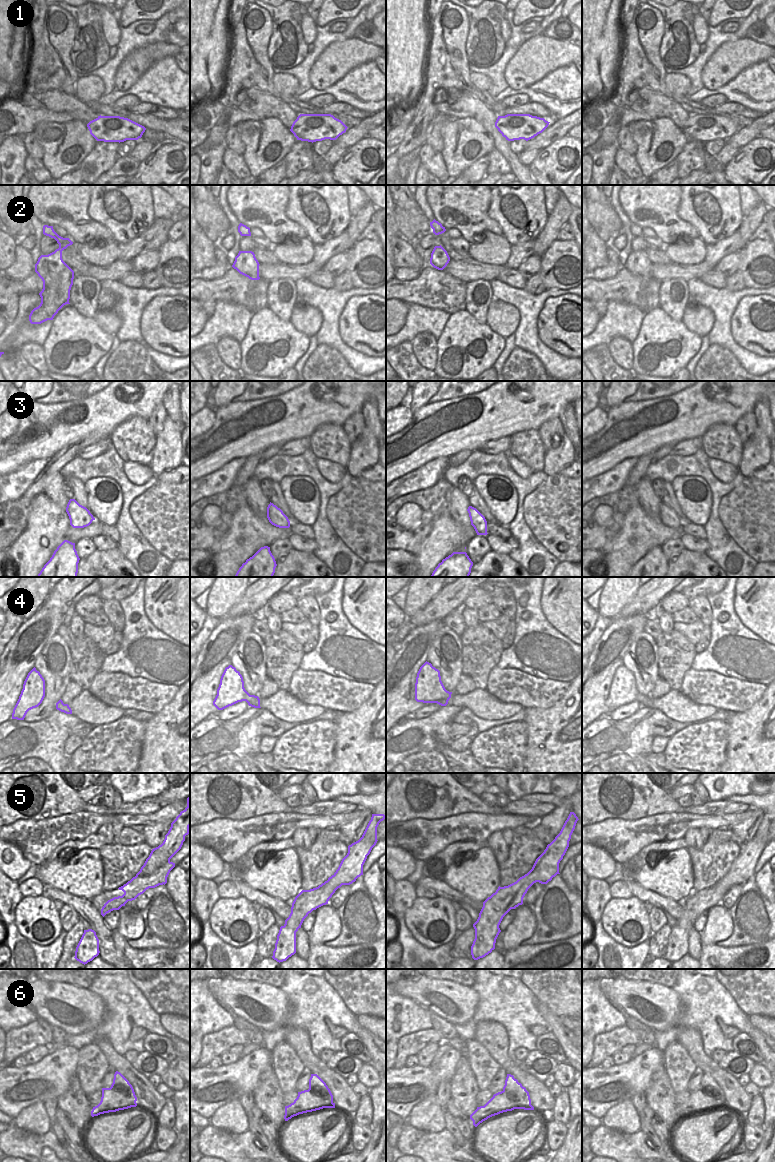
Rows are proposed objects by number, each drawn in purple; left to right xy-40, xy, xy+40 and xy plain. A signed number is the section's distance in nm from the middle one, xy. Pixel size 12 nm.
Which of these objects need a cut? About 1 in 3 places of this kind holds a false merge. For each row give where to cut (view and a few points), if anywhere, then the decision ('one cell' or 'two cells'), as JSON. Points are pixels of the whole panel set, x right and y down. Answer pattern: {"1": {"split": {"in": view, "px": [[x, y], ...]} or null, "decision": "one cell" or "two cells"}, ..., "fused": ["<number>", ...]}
{"1": {"split": null, "decision": "one cell"}, "2": {"split": null, "decision": "one cell"}, "3": {"split": null, "decision": "one cell"}, "4": {"split": null, "decision": "one cell"}, "5": {"split": {"in": "xy-40", "px": [[184, 836], [136, 885], [137, 896]]}, "decision": "two cells"}, "6": {"split": {"in": "xy+40", "px": [[503, 1090], [511, 1099], [518, 1103], [515, 1108]]}, "decision": "two cells"}, "fused": ["5", "6"]}

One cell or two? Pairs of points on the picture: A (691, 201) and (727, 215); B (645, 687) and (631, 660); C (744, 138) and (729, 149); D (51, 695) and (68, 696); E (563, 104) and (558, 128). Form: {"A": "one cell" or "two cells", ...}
{"A": "one cell", "B": "one cell", "C": "two cells", "D": "two cells", "E": "two cells"}

